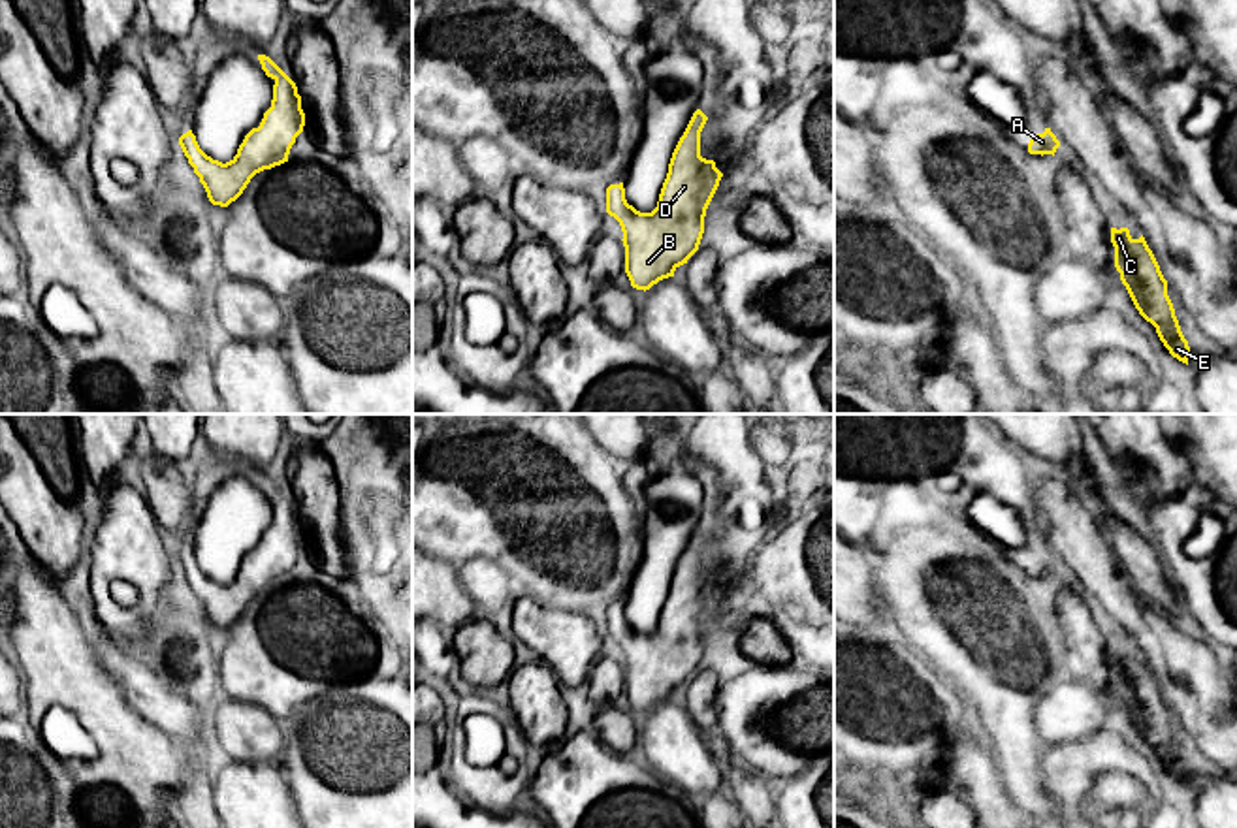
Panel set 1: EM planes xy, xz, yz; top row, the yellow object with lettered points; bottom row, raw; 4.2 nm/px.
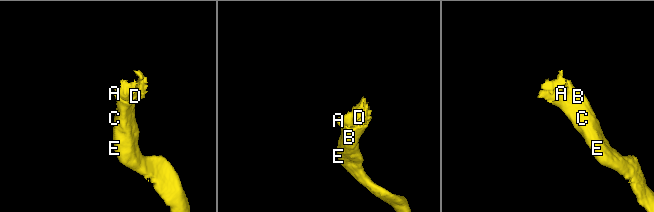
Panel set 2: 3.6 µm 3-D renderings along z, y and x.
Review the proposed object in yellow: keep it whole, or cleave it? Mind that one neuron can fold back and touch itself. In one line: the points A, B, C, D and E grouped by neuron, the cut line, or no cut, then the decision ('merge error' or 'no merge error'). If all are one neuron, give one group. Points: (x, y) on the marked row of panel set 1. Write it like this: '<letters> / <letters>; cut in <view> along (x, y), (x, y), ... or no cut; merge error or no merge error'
A B C D E; no cut; no merge error

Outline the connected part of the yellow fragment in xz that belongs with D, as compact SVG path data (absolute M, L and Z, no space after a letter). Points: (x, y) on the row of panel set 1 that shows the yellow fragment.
M697 109L680 137L657 207L640 213L625 199L623 183L606 188L606 213L623 231L625 273L631 286L650 290L687 263L699 250L706 209L723 173L700 156L700 132L708 117Z

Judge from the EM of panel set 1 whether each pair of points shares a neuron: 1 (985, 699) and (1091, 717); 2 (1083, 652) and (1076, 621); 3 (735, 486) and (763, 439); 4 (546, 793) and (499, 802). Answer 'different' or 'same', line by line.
1: different
2: same
3: different
4: different

